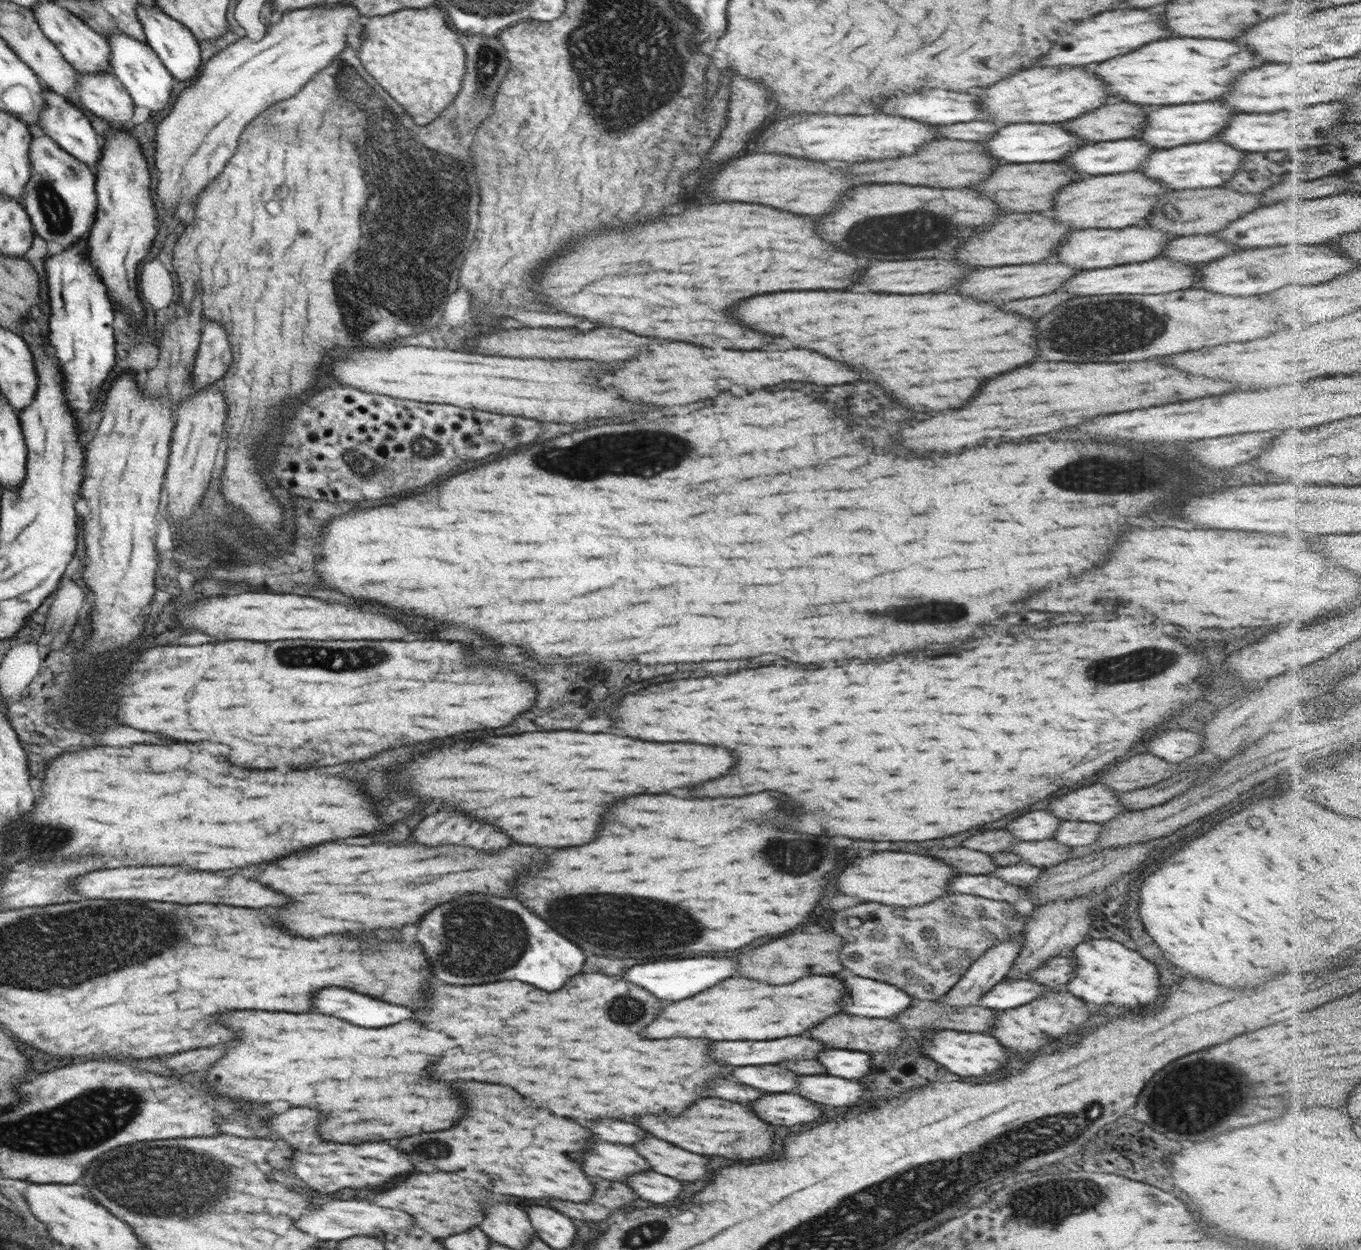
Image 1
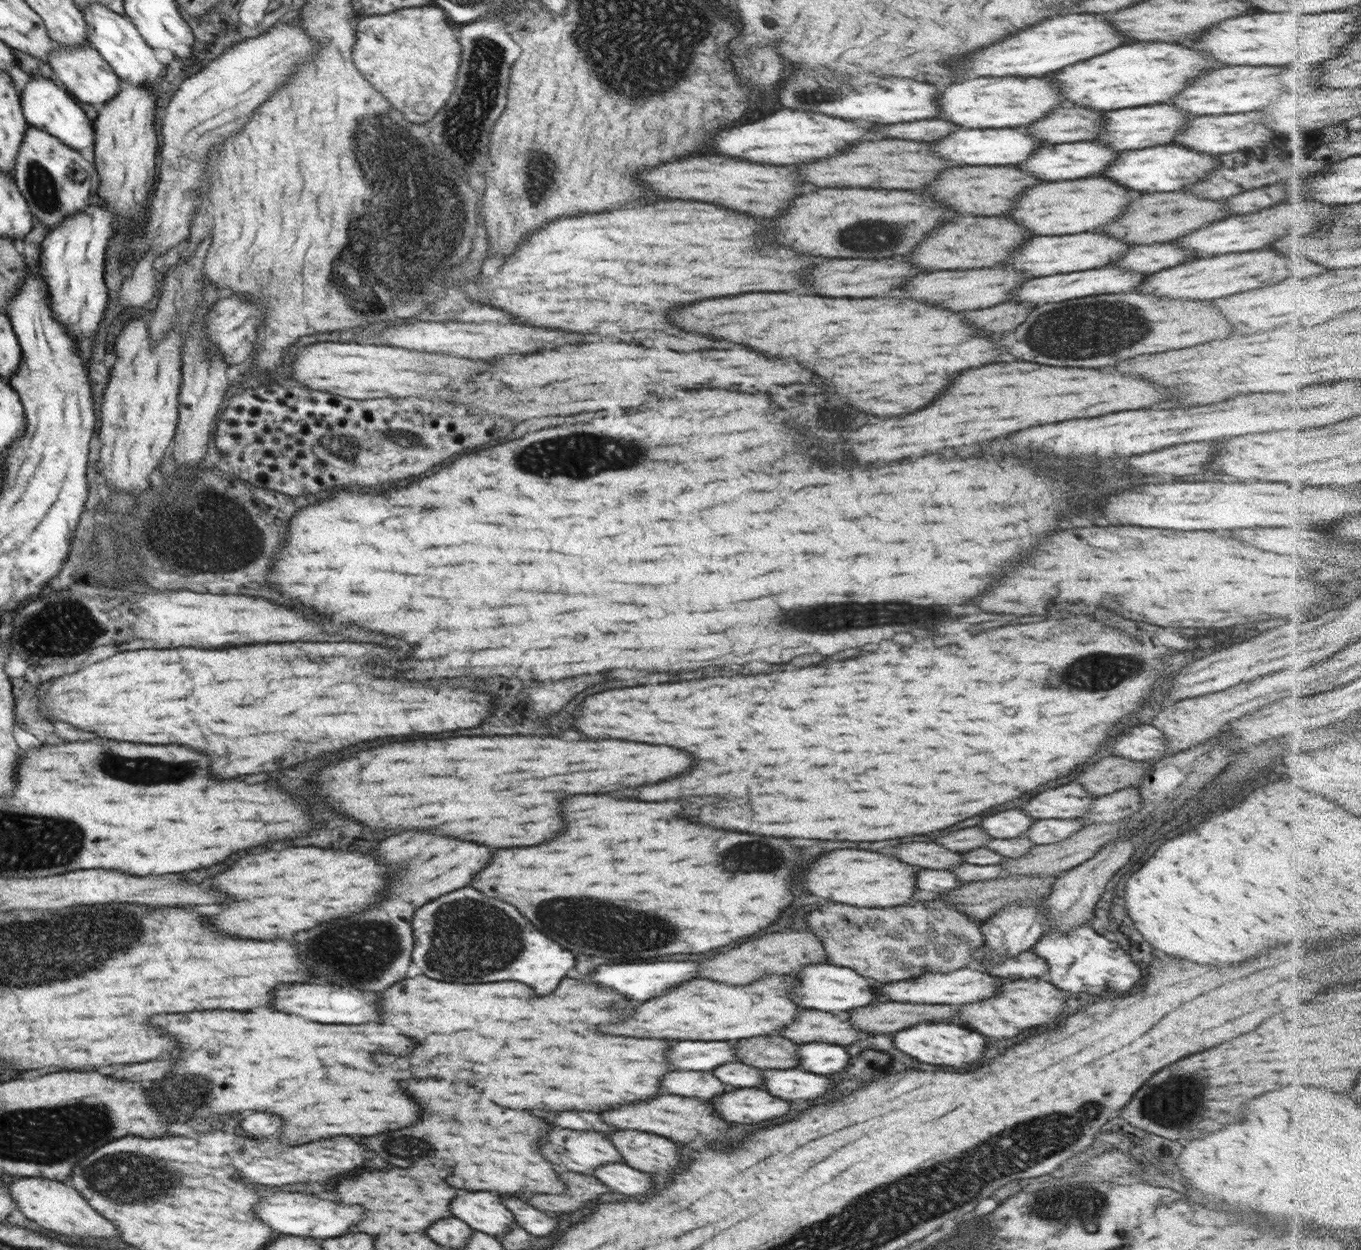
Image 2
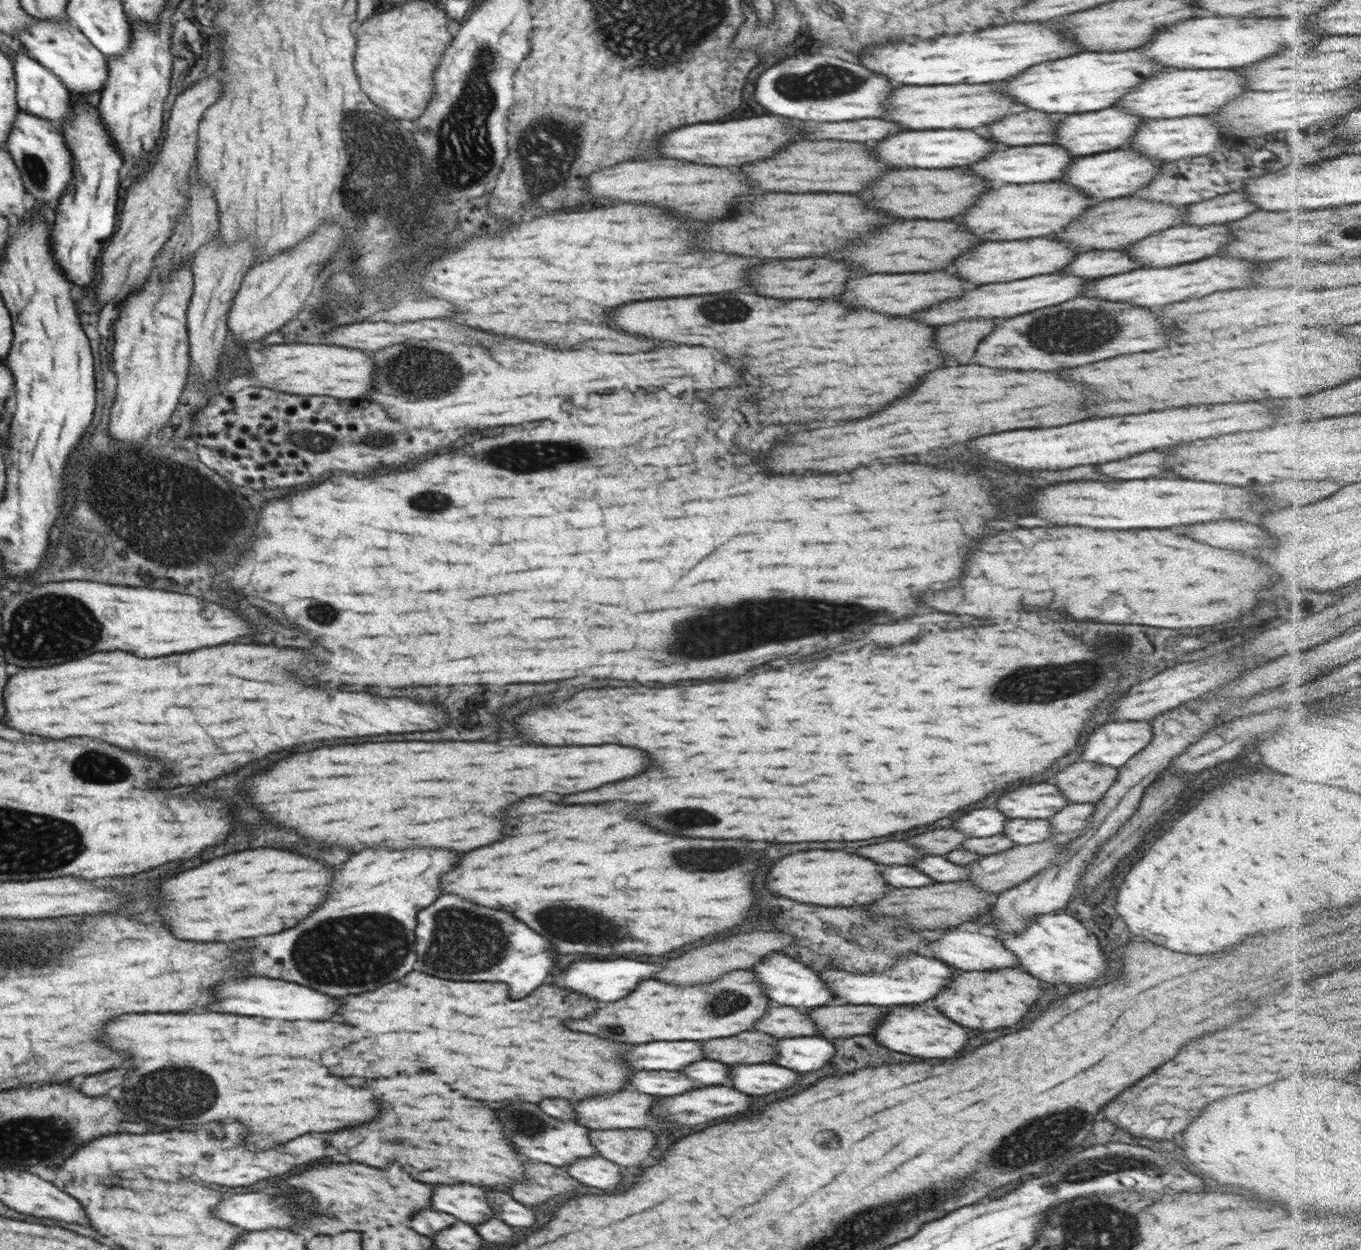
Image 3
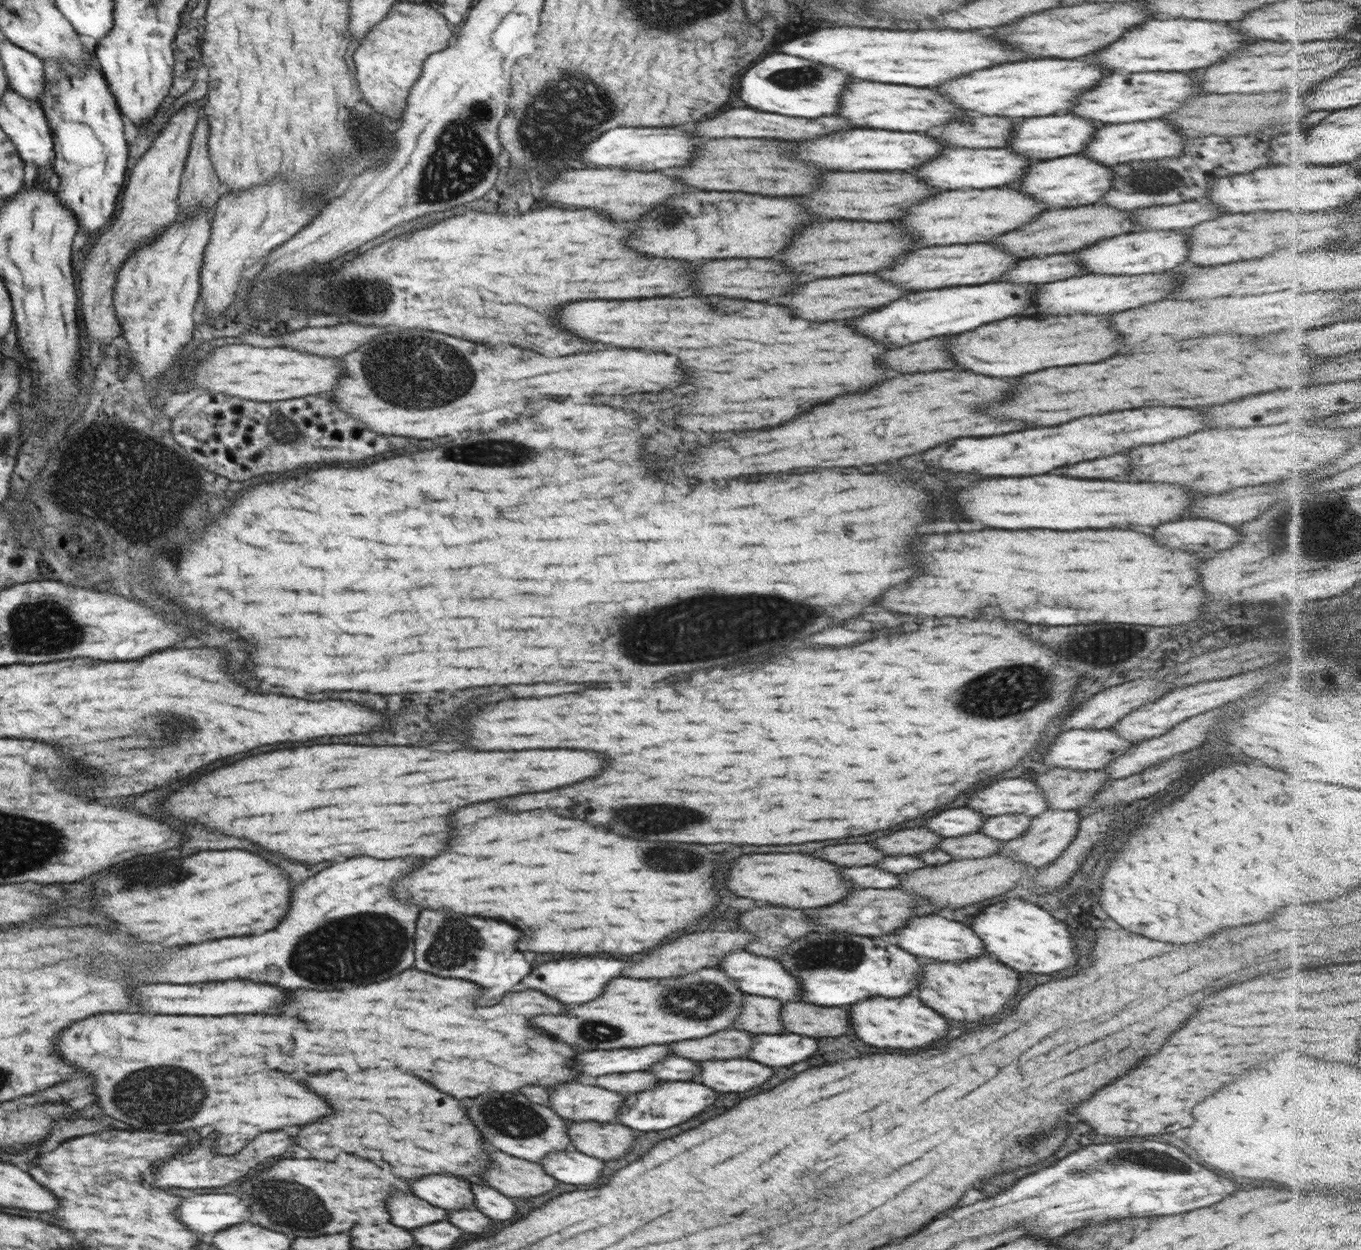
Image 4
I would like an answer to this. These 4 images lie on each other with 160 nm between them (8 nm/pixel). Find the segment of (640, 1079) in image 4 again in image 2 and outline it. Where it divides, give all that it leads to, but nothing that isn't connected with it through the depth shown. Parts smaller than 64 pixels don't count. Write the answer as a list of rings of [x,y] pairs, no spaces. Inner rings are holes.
[[[670,1072],[662,1076],[660,1084],[668,1094],[678,1094],[688,1098],[694,1098],[696,1094],[696,1098],[704,1100],[726,1092],[726,1086],[708,1072]]]

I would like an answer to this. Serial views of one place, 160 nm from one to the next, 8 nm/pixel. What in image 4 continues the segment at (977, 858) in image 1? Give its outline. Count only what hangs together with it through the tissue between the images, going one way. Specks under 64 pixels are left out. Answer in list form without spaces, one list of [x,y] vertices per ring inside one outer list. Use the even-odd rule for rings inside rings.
[[[838,844],[838,846],[826,846],[818,852],[812,852],[818,858],[840,864],[840,866],[868,866],[876,864],[876,860],[884,858],[882,852],[872,848],[870,844]]]

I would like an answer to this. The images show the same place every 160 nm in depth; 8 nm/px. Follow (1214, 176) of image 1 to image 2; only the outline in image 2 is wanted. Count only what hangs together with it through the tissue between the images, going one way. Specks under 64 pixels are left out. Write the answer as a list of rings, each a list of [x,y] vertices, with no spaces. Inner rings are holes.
[[[1176,143],[1162,144],[1158,146],[1146,147],[1138,150],[1121,151],[1119,155],[1101,172],[1107,178],[1111,178],[1114,182],[1134,190],[1141,194],[1142,192],[1172,192],[1182,190],[1185,186],[1201,181],[1210,171],[1215,169],[1219,163],[1216,154],[1207,154],[1206,152],[1196,152],[1185,146]]]

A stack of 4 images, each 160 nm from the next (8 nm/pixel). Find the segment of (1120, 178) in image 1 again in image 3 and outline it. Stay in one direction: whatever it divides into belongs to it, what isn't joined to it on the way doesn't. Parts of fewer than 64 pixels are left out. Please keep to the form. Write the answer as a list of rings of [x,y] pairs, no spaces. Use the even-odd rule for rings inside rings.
[[[1059,180],[1030,183],[1029,185],[1002,185],[978,197],[978,202],[960,216],[972,234],[982,240],[1022,240],[1038,238],[1061,231],[1095,203],[1094,198],[1082,194],[1075,186]]]

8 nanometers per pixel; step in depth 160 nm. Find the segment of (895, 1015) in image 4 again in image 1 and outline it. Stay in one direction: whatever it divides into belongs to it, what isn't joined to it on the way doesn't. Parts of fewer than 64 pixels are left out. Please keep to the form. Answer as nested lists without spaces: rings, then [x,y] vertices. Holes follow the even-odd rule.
[[[942,1029],[934,1033],[931,1039],[924,1041],[920,1047],[924,1056],[950,1068],[950,1072],[960,1076],[992,1076],[1006,1064],[1004,1046],[1000,1046],[996,1038],[984,1033]]]

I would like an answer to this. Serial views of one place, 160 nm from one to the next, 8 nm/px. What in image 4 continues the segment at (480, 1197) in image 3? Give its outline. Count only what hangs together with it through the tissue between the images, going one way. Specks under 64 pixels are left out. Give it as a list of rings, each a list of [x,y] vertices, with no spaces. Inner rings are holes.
[[[430,1174],[420,1180],[410,1180],[410,1188],[416,1196],[444,1210],[474,1208],[474,1198],[468,1182],[462,1182],[446,1174]]]

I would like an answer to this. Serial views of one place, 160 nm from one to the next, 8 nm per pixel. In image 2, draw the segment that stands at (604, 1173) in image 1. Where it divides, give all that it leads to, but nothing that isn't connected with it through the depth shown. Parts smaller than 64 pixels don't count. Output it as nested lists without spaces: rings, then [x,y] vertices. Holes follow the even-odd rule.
[[[552,1128],[542,1138],[540,1152],[552,1164],[582,1174],[592,1174],[602,1164],[625,1163],[610,1139],[590,1130]]]

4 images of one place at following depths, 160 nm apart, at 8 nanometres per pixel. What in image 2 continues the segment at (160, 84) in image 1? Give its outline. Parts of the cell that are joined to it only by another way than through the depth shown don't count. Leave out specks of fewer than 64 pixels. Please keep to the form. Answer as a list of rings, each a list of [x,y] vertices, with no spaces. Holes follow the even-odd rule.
[[[90,3],[81,10],[83,19],[87,24],[87,40],[102,56],[103,60],[108,63],[112,70],[121,78],[122,81],[130,81],[135,85],[142,85],[157,90],[159,82],[166,74],[166,65],[161,64],[154,55],[153,48],[142,38],[135,24],[129,17],[122,16],[110,10],[107,6],[100,3]]]

